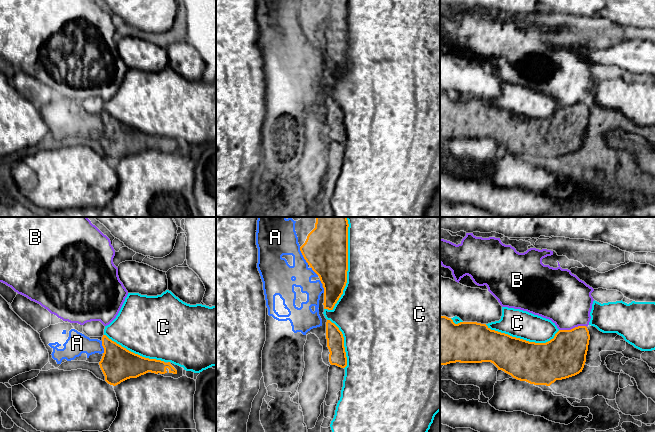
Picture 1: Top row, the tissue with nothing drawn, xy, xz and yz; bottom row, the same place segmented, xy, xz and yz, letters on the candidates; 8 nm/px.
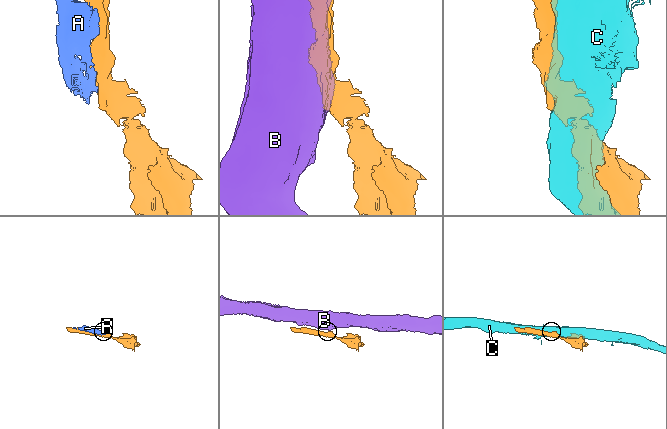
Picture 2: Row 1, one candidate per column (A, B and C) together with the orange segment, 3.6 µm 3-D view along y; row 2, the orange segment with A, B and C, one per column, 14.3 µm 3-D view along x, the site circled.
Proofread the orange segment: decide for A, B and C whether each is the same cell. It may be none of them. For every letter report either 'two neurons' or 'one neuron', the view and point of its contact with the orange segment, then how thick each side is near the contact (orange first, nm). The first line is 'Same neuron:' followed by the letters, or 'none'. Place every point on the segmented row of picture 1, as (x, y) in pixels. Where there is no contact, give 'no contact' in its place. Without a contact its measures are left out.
Same neuron: none
A: two neurons; meets orange in xz at (303, 256); 360 nm thick on the orange side, 280 nm on the other
B: two neurons; meets orange in yz at (573, 328); 340 nm thick on the orange side, 400 nm on the other
C: two neurons; meets orange in xz at (347, 265); 360 nm thick on the orange side, 500 nm on the other

